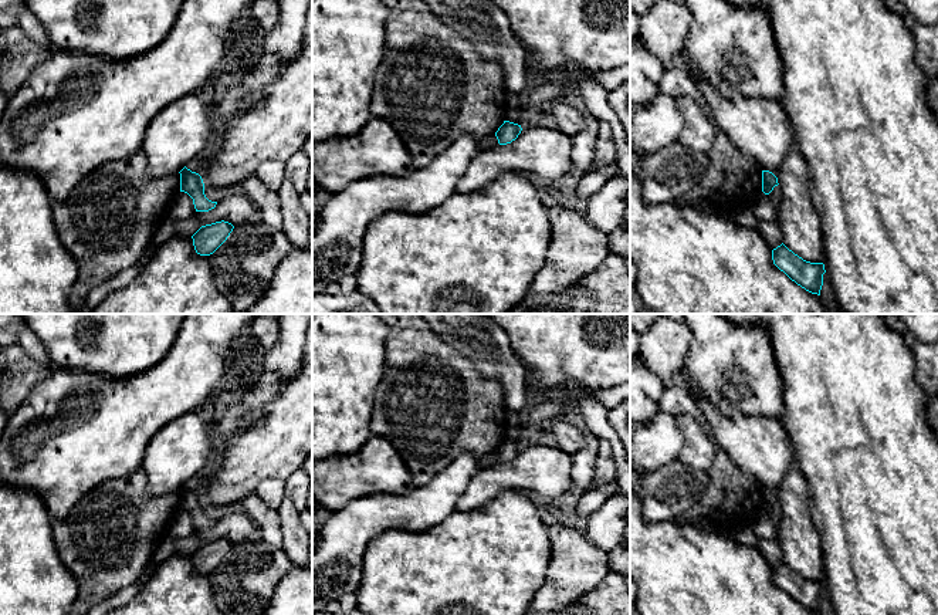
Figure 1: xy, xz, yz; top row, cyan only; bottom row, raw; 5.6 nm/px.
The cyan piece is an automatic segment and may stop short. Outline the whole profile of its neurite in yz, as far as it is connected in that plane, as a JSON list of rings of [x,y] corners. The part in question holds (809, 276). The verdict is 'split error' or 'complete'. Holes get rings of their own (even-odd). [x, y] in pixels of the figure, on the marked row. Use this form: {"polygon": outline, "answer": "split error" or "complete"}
{"polygon": [[[783,243],[772,250],[772,260],[798,285],[812,294],[820,295],[823,274],[826,273],[823,263],[806,261]]], "answer": "complete"}

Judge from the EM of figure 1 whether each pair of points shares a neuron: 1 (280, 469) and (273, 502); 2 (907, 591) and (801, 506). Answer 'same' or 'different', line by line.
1: different
2: different

